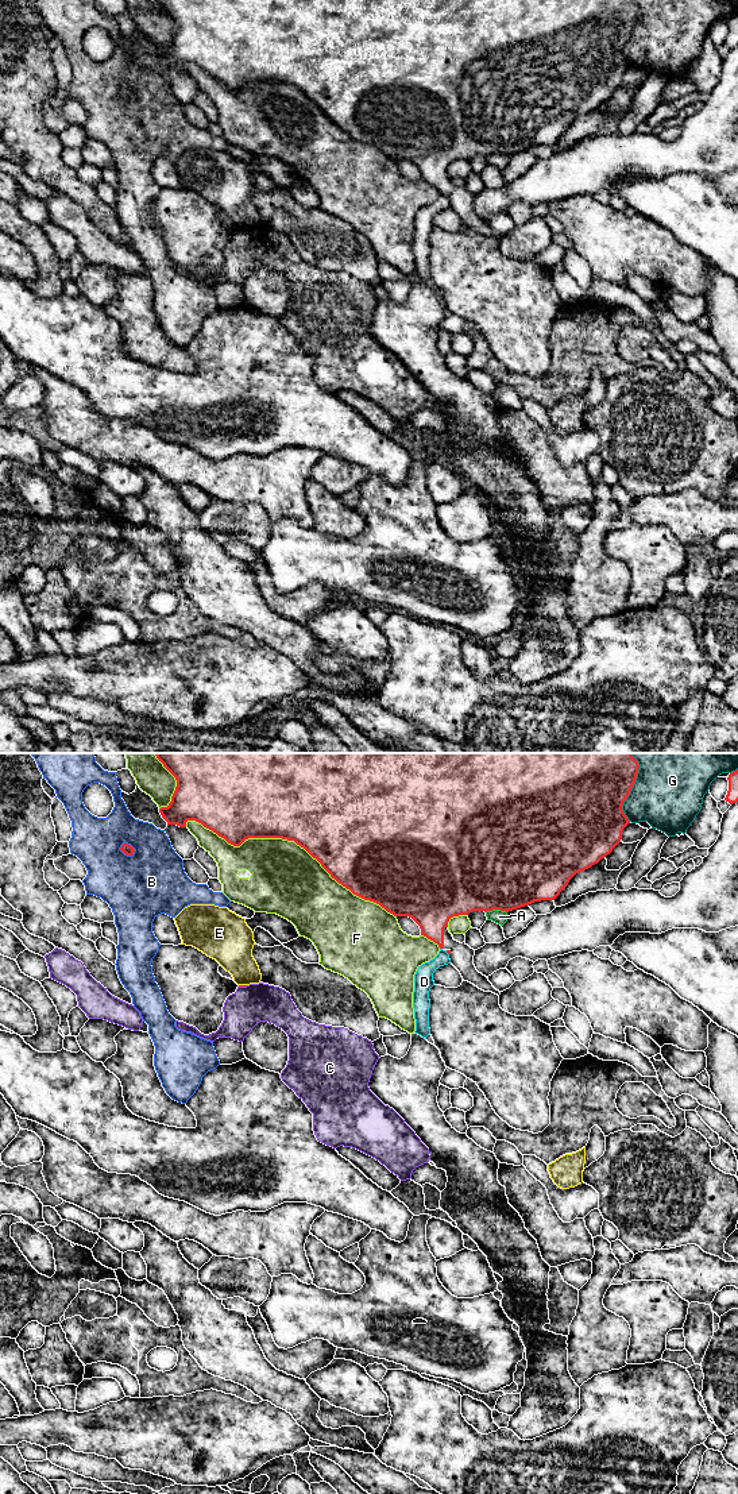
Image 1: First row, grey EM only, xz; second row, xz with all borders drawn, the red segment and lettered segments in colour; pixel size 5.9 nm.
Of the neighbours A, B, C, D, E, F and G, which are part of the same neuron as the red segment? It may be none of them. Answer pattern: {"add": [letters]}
{"add": []}

